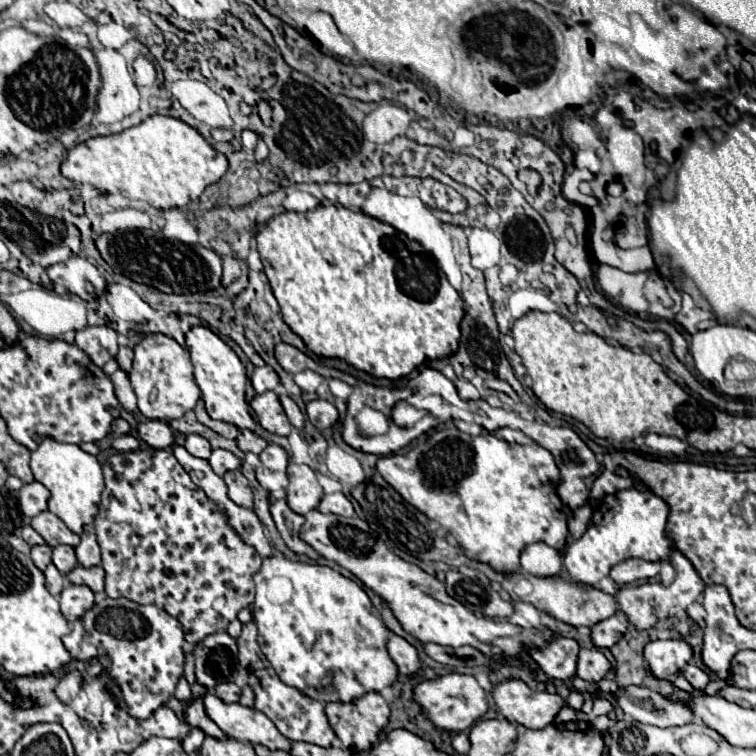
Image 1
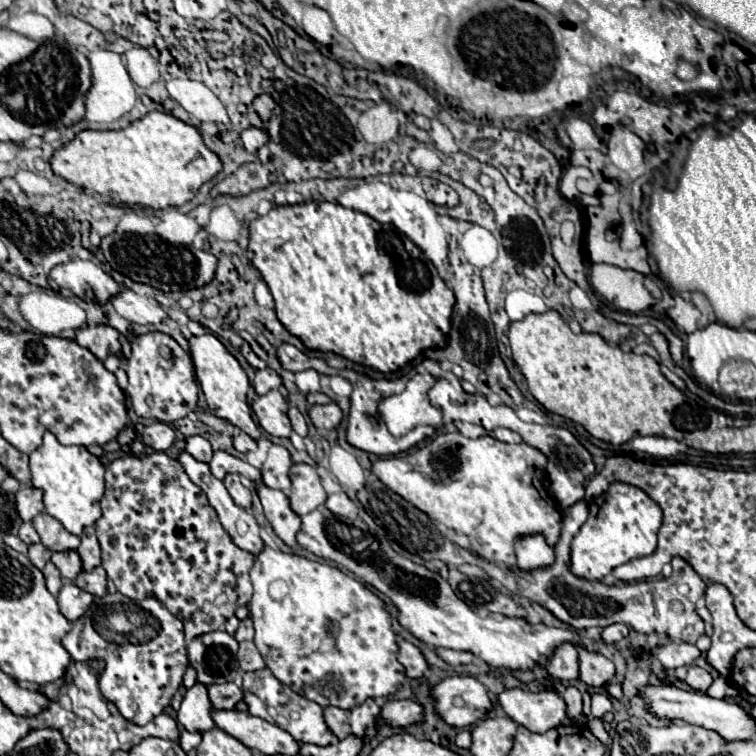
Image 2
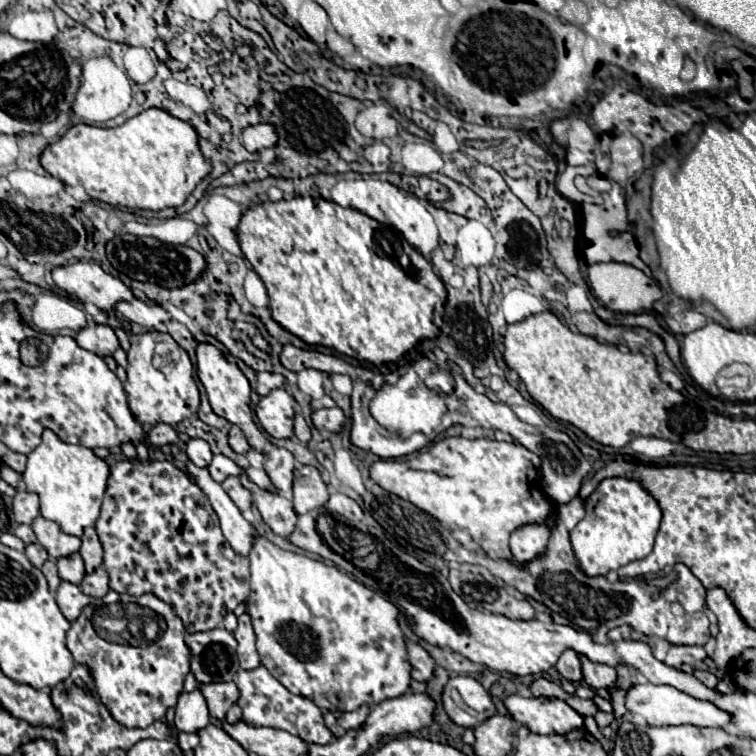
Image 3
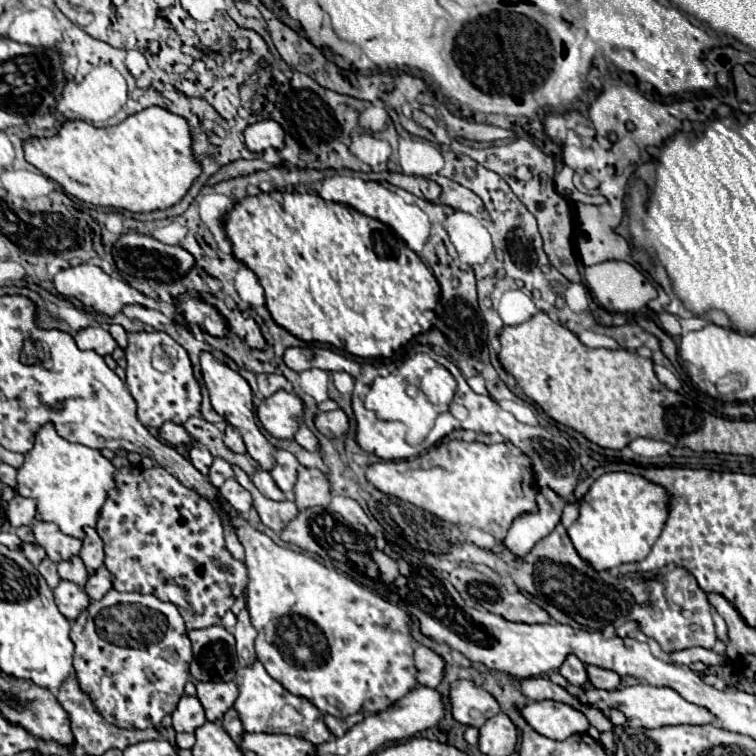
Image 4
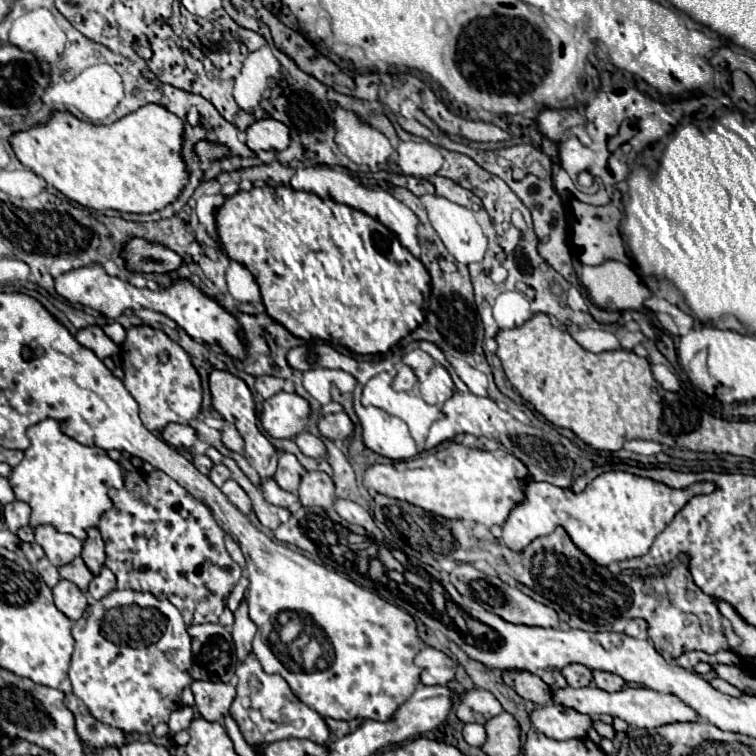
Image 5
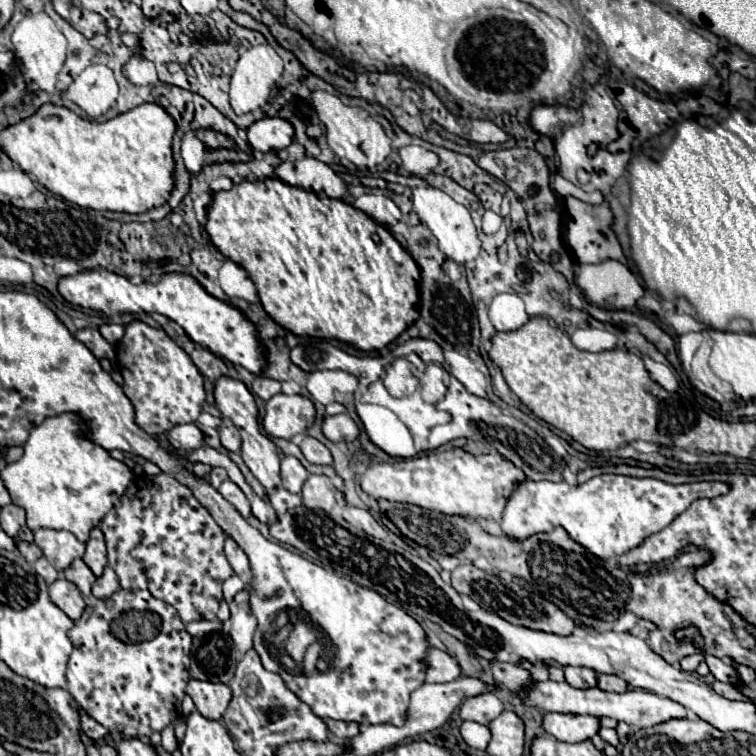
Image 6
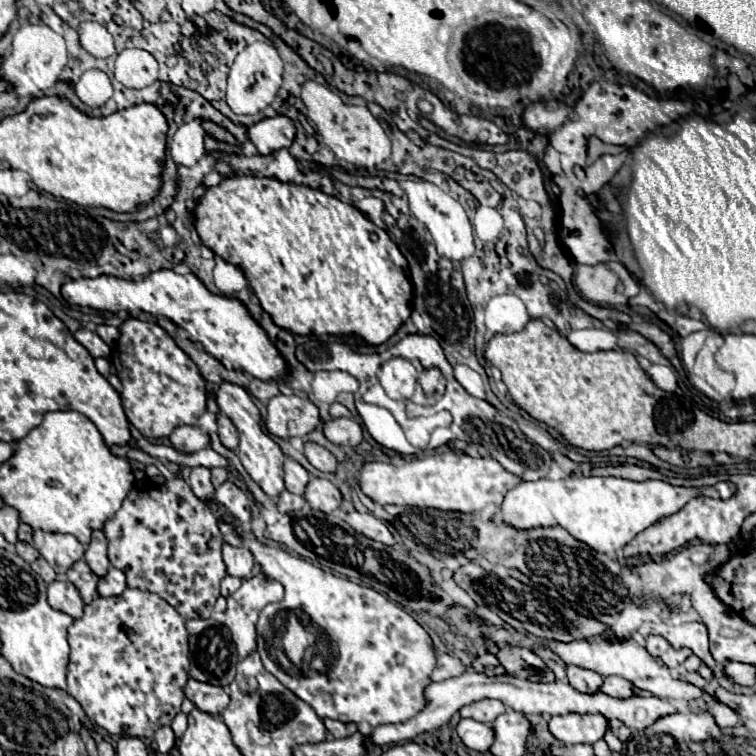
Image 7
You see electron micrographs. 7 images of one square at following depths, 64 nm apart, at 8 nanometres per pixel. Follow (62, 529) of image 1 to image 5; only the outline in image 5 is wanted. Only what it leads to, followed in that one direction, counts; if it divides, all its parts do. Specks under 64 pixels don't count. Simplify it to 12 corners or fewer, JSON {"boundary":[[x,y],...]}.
{"boundary":[[50,524],[36,526],[36,542],[56,566],[82,552],[82,542]]}

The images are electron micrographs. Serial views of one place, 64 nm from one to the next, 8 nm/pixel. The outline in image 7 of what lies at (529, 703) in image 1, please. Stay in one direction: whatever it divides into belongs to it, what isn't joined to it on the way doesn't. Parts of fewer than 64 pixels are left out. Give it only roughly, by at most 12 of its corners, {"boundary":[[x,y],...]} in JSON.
{"boundary":[[600,714],[552,716],[552,736],[566,746],[594,744],[608,728]]}

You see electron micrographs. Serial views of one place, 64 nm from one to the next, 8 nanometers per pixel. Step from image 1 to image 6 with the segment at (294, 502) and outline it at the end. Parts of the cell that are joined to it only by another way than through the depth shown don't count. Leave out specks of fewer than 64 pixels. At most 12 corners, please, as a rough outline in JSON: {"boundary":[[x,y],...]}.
{"boundary":[[310,474],[302,488],[306,508],[330,510],[336,488],[324,474]]}

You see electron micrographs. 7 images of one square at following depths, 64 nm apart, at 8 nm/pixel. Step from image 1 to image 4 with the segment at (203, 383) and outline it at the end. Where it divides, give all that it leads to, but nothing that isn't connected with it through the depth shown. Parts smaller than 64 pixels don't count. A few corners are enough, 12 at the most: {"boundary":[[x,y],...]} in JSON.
{"boundary":[[210,352],[200,354],[214,410],[236,426],[264,468],[274,450],[256,426],[248,382]]}

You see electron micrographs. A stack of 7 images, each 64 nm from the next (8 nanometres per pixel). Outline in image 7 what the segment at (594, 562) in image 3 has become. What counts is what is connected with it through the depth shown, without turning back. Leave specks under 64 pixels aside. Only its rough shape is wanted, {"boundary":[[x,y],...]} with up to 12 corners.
{"boundary":[[570,476],[520,482],[502,520],[562,526],[614,556],[696,496],[730,498],[718,482]]}

